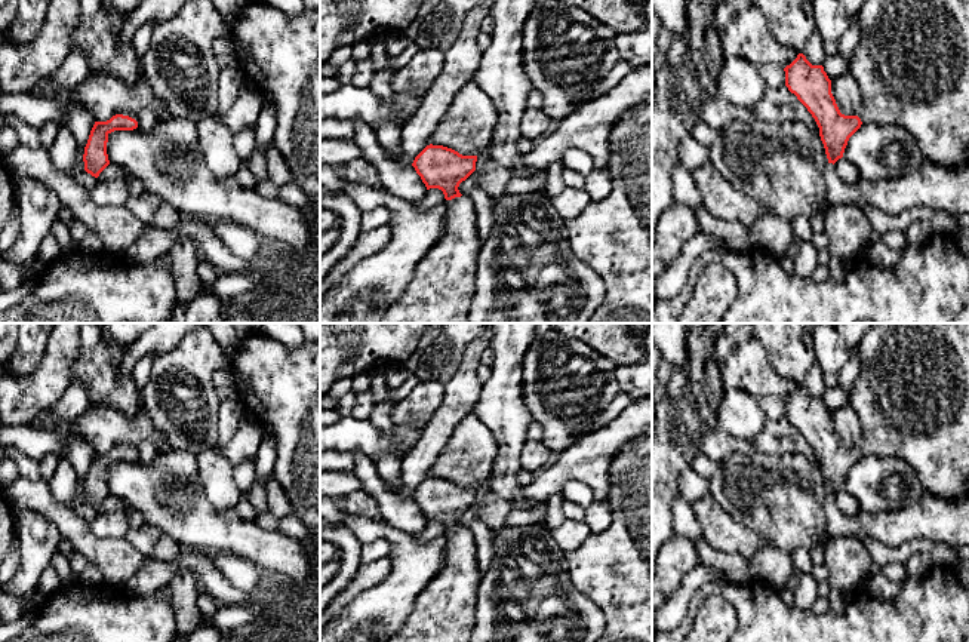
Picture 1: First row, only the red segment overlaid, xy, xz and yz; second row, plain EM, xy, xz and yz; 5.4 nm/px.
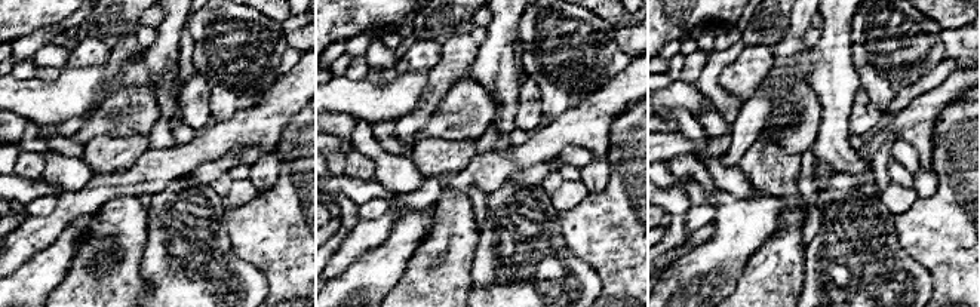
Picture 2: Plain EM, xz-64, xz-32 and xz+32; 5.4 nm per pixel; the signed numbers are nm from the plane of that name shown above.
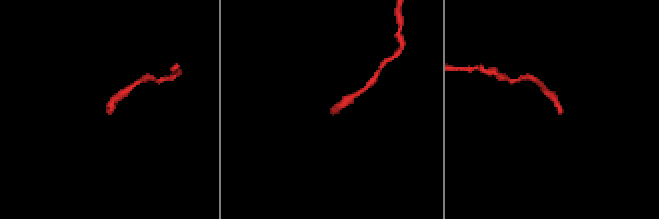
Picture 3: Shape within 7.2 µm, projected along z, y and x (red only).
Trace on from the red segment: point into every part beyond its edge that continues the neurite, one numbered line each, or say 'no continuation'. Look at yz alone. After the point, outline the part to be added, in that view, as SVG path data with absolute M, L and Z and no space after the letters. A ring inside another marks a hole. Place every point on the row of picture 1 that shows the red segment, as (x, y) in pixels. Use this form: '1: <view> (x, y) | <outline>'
1: yz (911, 63) | M867 0L856 15L859 42L849 62L862 104L862 123L898 125L917 141L930 162L962 168L969 163L969 0Z

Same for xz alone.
1: xz (443, 283) | M468 196L455 197L446 205L443 236L419 261L407 288L387 310L381 323L468 323L482 249L477 215Z

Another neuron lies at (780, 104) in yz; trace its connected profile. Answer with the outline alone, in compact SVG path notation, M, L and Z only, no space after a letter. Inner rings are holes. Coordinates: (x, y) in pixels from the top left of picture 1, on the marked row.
M785 85L776 89L767 89L762 101L751 111L757 120L802 122L819 135L819 128L812 114Z

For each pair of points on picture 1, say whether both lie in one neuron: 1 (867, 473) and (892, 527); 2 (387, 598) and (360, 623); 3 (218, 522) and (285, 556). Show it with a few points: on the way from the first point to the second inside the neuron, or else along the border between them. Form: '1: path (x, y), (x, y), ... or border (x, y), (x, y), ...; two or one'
1: border (917, 497), (894, 510), (876, 513), (861, 510); two
2: path (381, 604), (366, 619); one
3: path (234, 535), (268, 549); one

